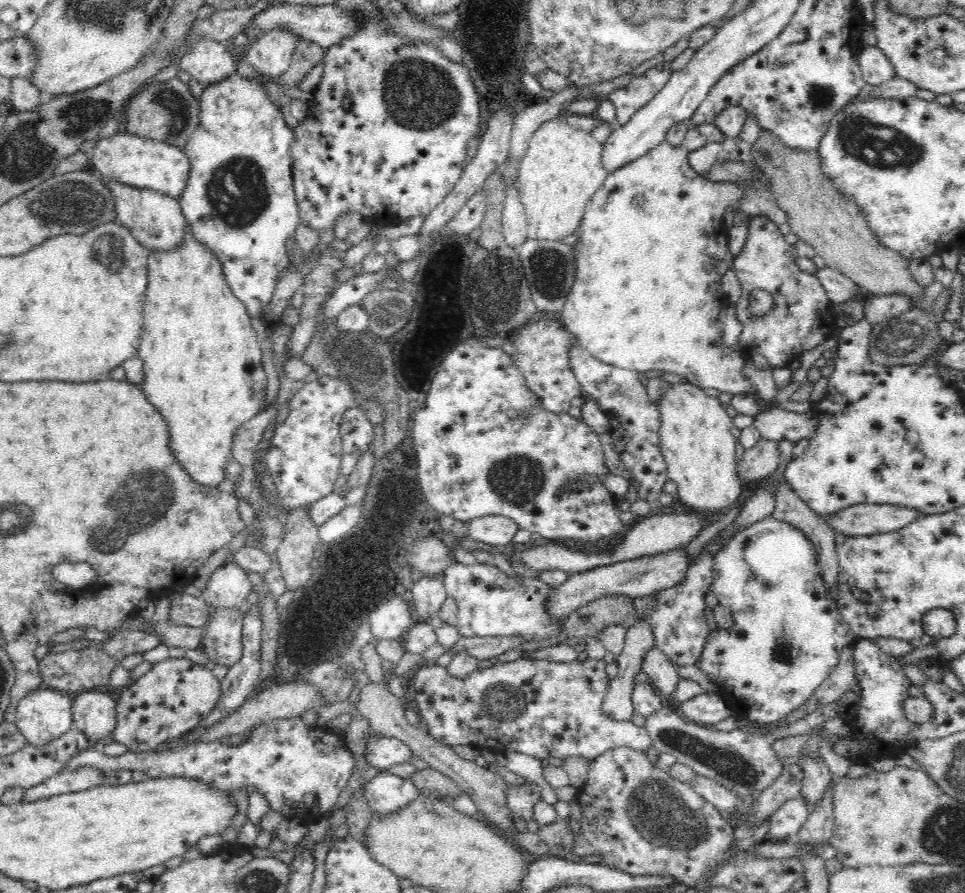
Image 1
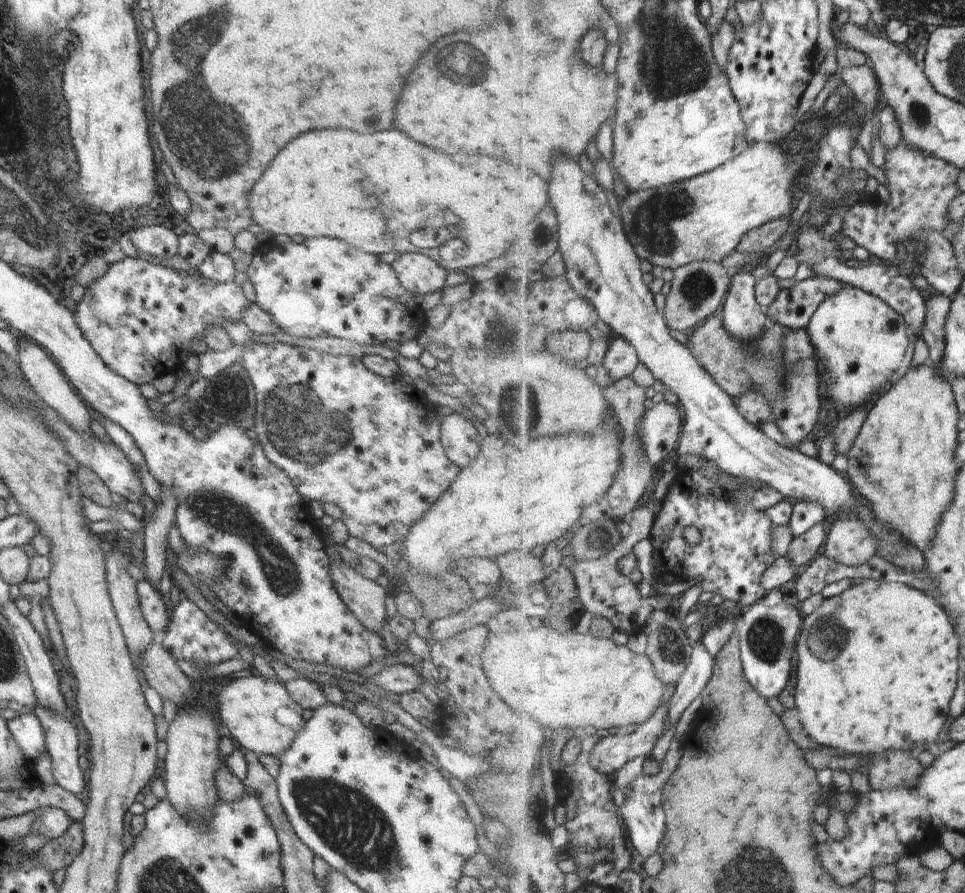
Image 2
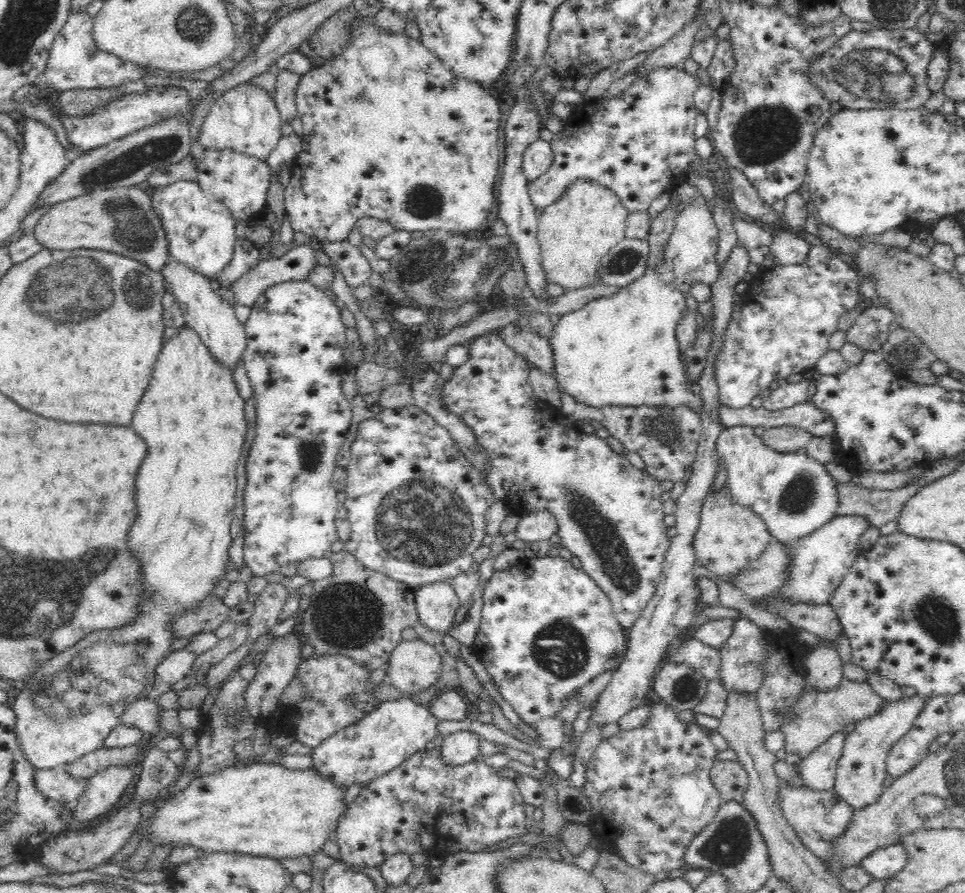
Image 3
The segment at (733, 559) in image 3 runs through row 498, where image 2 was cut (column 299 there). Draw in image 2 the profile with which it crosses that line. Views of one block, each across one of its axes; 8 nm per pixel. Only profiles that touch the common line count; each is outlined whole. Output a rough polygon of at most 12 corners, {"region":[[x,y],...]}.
{"region":[[258,673],[215,694],[237,746],[279,757],[305,729],[283,682]]}

